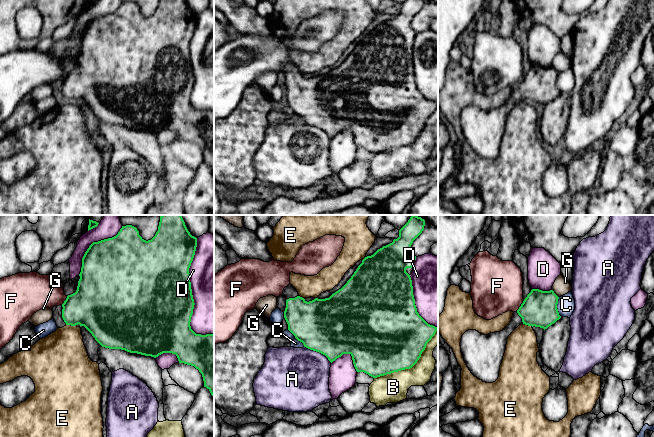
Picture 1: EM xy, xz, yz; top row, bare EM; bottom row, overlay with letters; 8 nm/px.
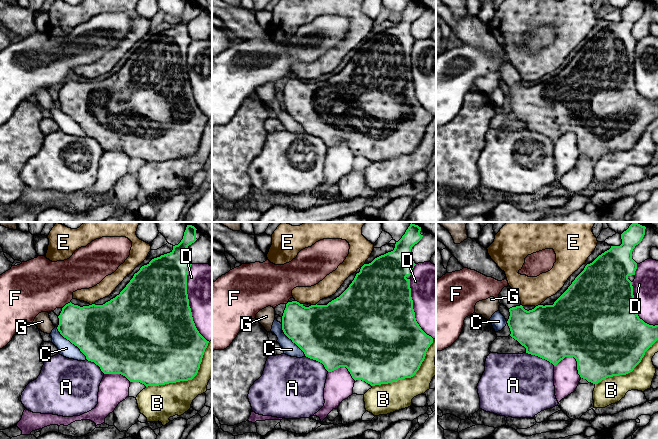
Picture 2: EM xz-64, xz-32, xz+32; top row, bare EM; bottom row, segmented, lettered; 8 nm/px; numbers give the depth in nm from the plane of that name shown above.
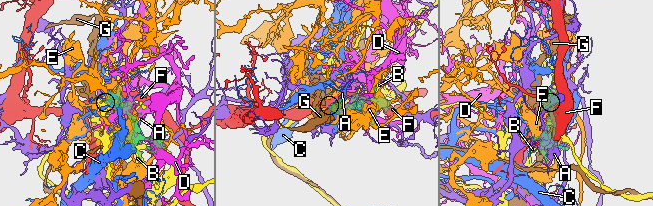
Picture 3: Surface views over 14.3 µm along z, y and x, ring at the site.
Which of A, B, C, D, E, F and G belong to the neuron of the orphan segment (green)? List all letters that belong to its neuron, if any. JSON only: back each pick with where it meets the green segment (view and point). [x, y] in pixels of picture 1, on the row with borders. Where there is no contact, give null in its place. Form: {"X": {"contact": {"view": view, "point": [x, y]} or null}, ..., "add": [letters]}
{"add": []}

